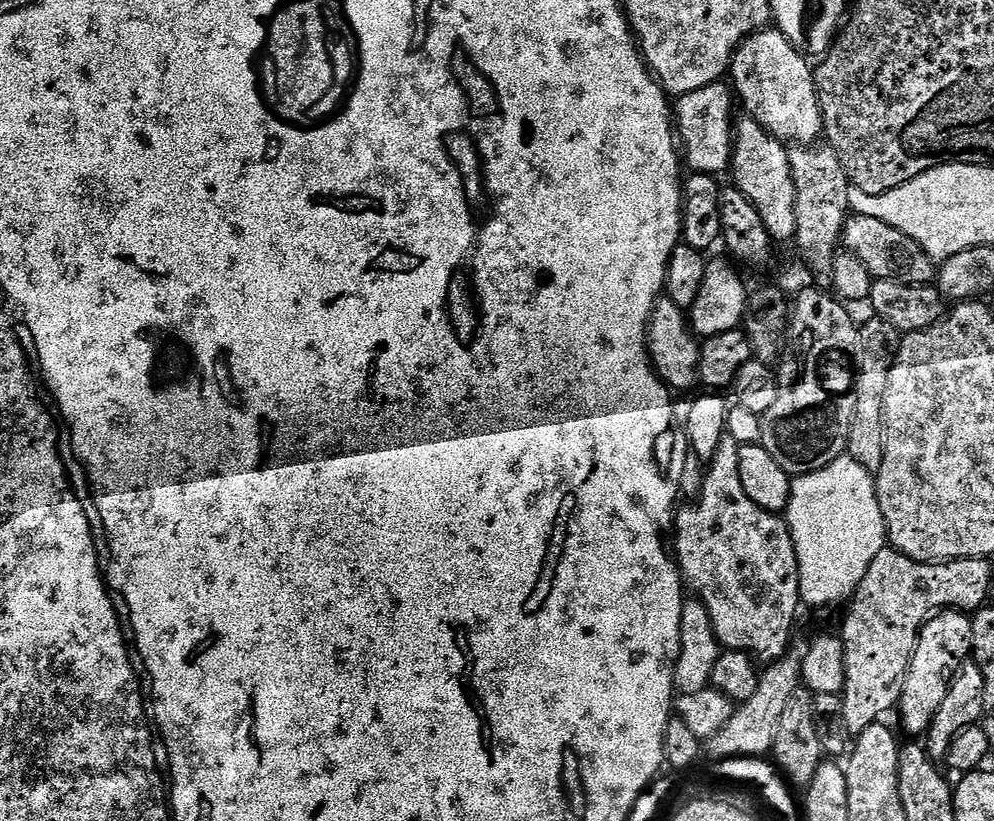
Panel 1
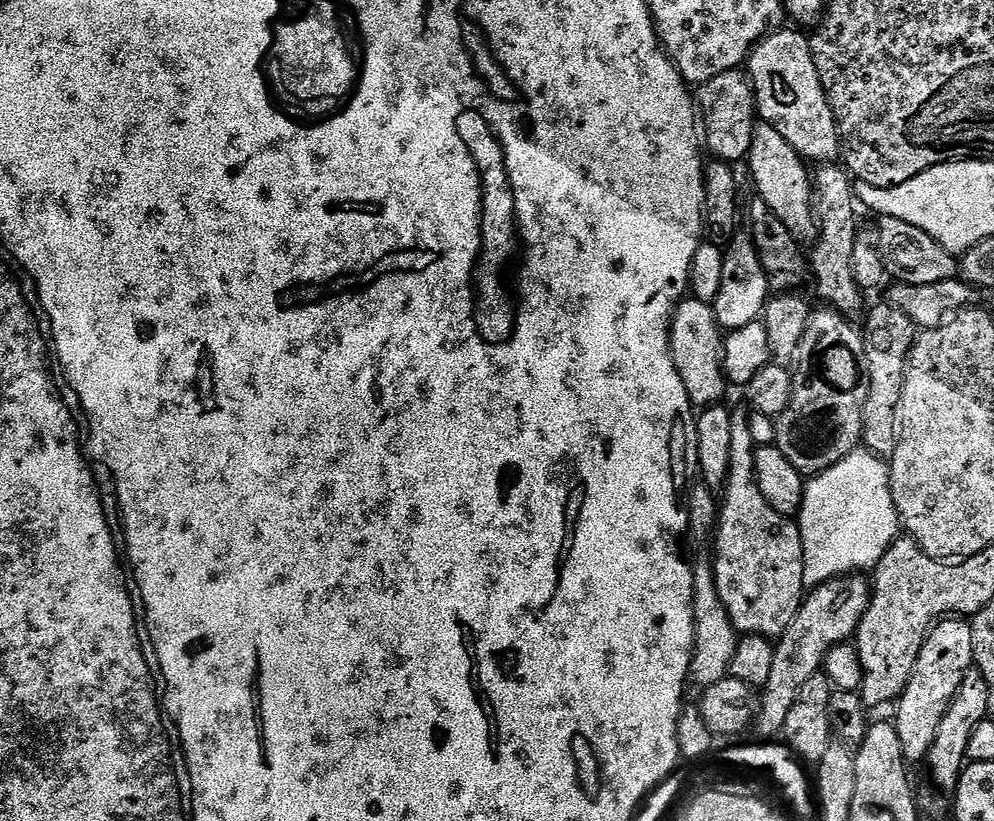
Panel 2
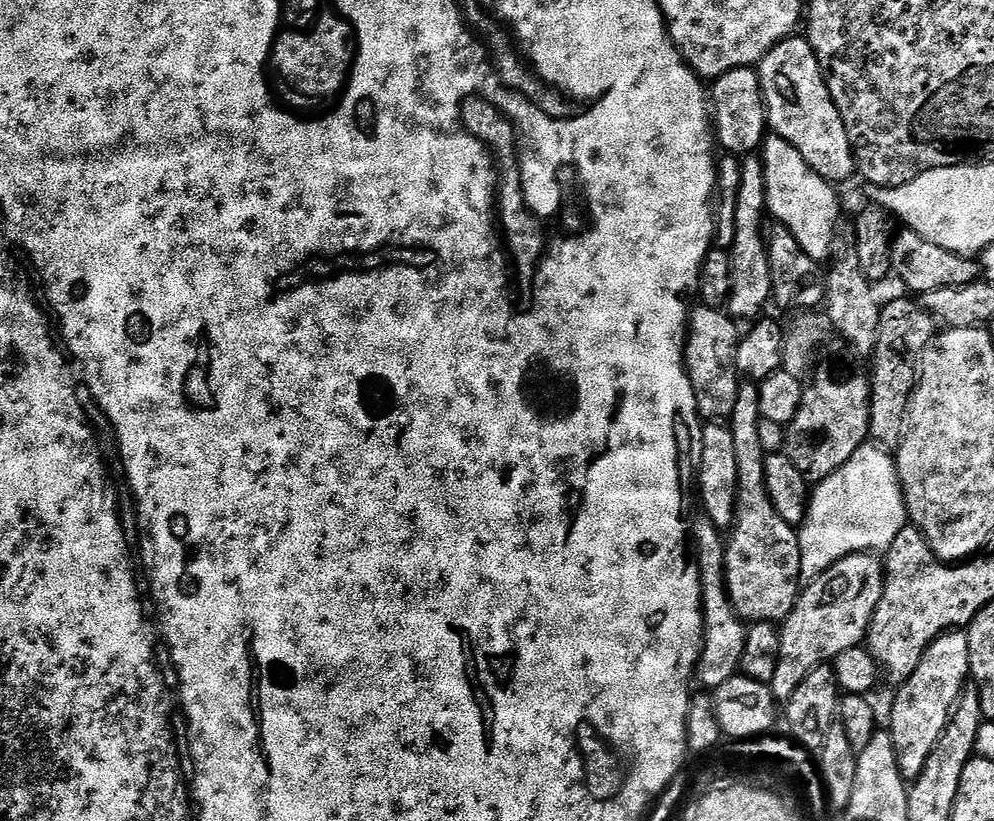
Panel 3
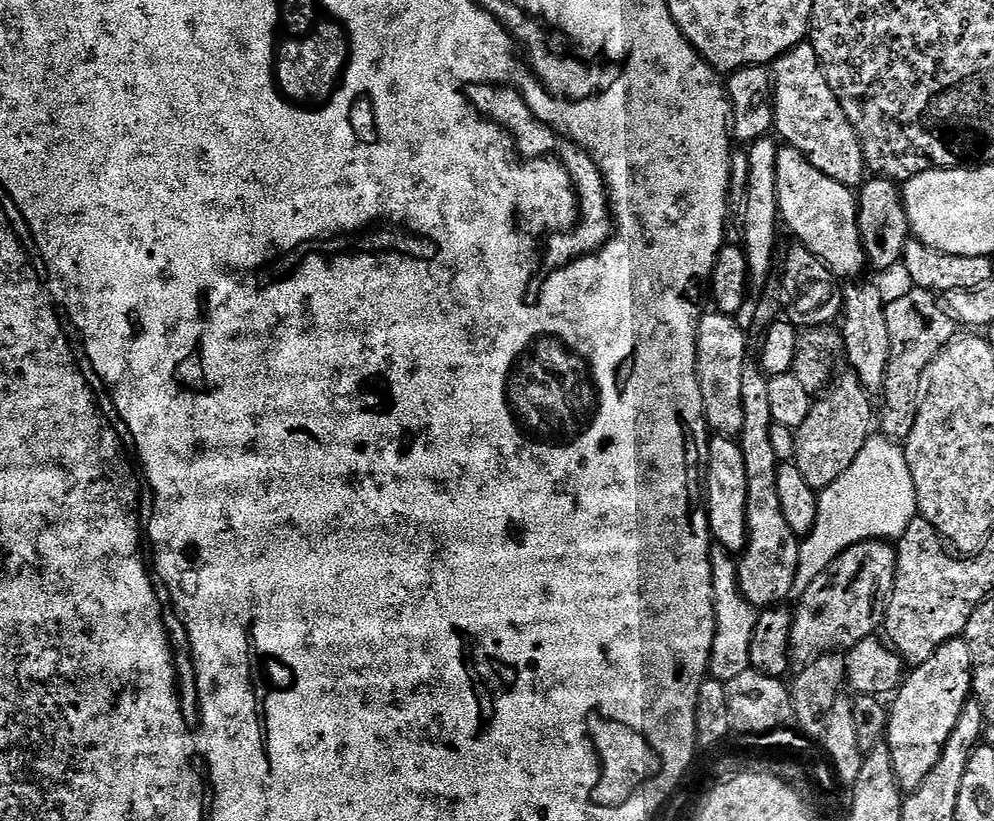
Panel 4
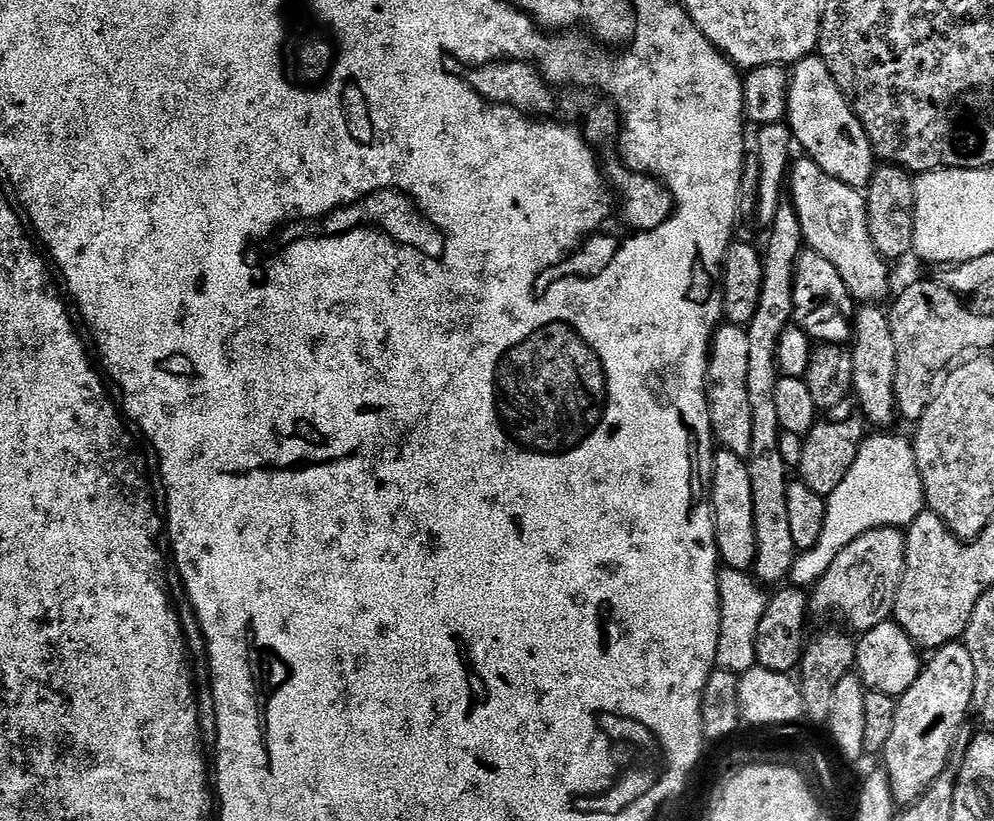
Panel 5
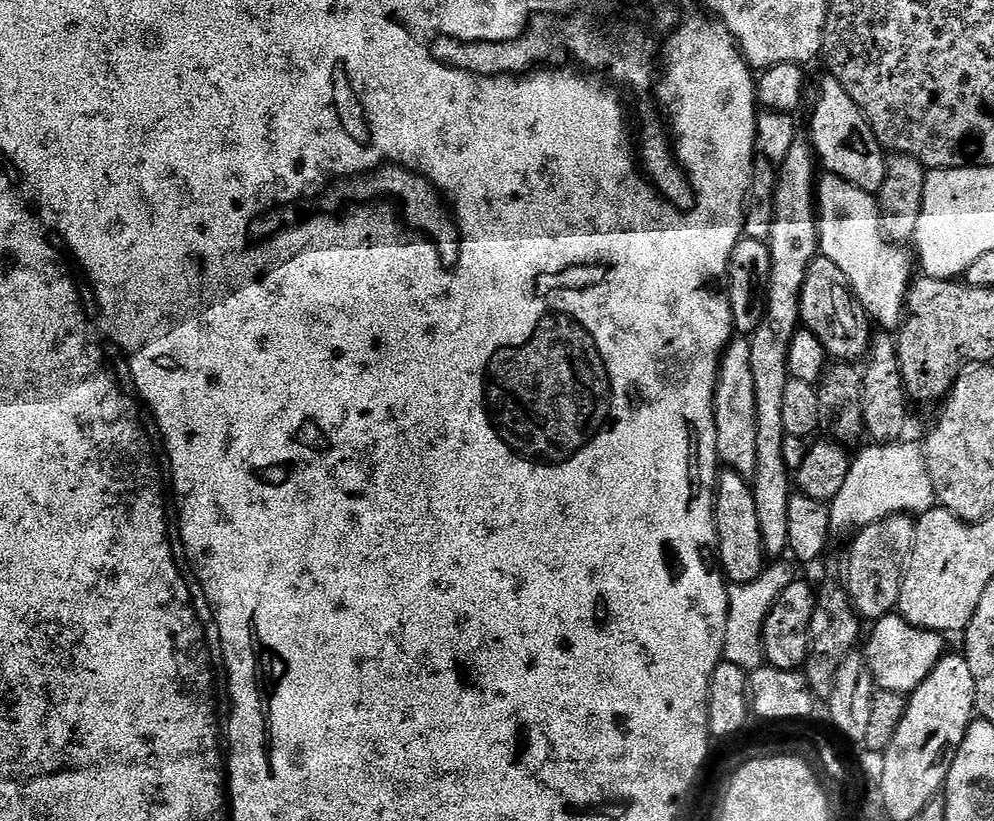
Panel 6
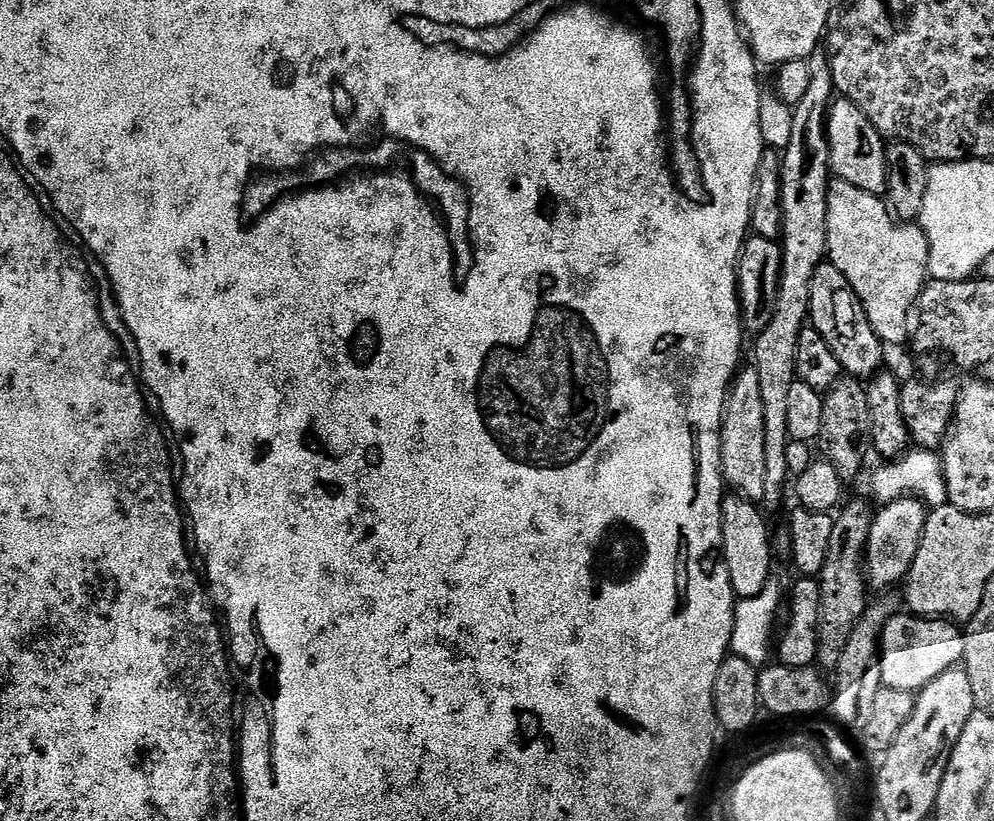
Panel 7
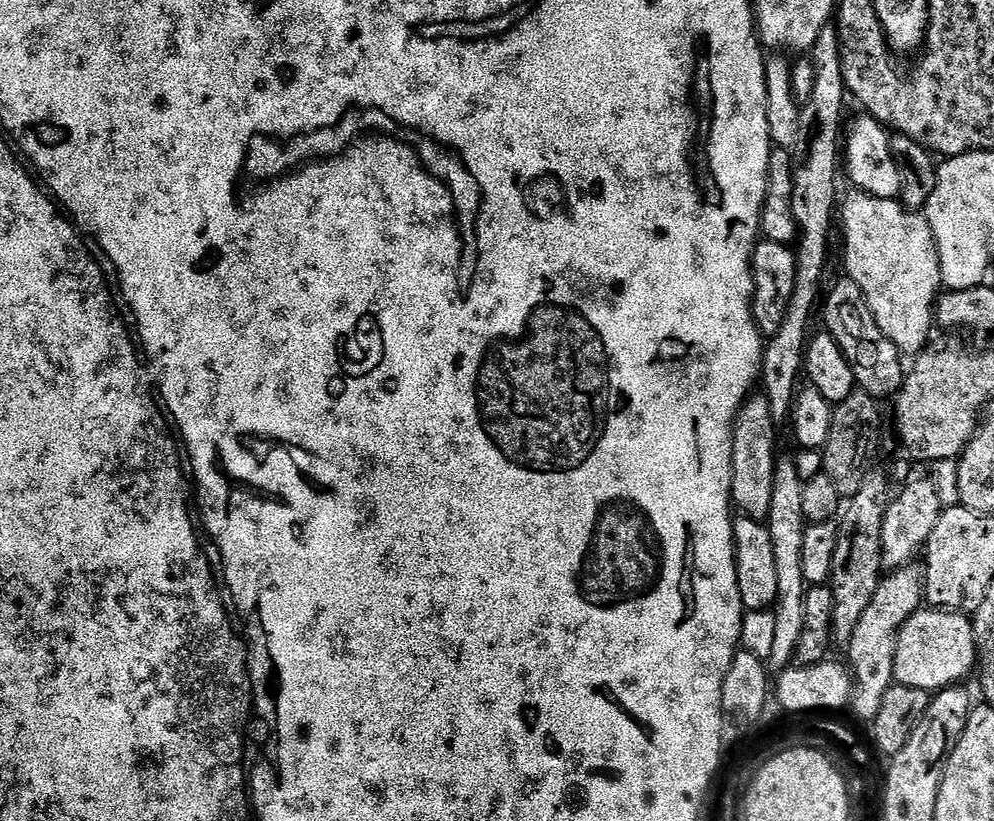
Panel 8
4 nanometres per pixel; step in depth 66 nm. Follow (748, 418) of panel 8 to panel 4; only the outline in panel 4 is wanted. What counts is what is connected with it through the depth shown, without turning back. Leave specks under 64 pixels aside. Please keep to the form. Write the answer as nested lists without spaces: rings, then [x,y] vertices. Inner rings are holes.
[[[715,310],[705,311],[700,317],[696,339],[696,377],[702,390],[704,417],[708,419],[708,427],[713,433],[733,438],[739,437],[742,430],[742,370],[749,359],[748,336],[740,322],[737,317],[727,316]]]

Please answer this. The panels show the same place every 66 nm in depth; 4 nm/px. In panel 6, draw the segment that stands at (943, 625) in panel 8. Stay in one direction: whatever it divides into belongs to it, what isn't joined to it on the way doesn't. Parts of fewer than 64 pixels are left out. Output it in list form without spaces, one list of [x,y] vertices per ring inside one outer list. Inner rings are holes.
[[[899,614],[883,616],[871,625],[872,633],[867,633],[866,659],[868,668],[883,691],[911,694],[916,687],[932,673],[934,666],[946,655],[945,637],[925,628],[915,628]]]

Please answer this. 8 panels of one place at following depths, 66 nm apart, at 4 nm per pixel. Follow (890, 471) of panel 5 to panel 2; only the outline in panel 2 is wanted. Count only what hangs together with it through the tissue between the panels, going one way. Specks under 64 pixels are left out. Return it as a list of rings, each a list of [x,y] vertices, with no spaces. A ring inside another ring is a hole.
[[[857,450],[839,460],[834,466],[830,466],[826,471],[817,472],[805,483],[804,501],[798,517],[804,551],[805,589],[817,588],[836,576],[863,573],[865,571],[863,568],[875,569],[893,540],[897,539],[902,525],[892,497],[889,471],[889,465],[875,453]]]

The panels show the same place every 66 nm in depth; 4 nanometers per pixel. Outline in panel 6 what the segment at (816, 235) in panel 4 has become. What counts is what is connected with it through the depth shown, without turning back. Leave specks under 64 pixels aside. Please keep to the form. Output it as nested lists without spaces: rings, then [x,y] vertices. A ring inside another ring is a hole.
[[[824,174],[817,189],[820,222],[820,255],[830,258],[846,274],[852,295],[865,312],[884,330],[901,327],[906,316],[906,301],[913,283],[914,256],[907,247],[893,244],[880,227],[880,205],[871,192],[862,190],[840,176]]]

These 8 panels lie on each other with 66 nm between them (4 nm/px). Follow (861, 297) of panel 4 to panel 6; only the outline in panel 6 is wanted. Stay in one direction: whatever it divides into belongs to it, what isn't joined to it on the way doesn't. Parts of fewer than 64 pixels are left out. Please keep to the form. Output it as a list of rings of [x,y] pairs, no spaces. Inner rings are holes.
[[[886,330],[877,331],[869,345],[867,366],[863,367],[863,418],[869,439],[878,444],[899,443],[908,424],[908,397],[899,366],[895,337]]]

